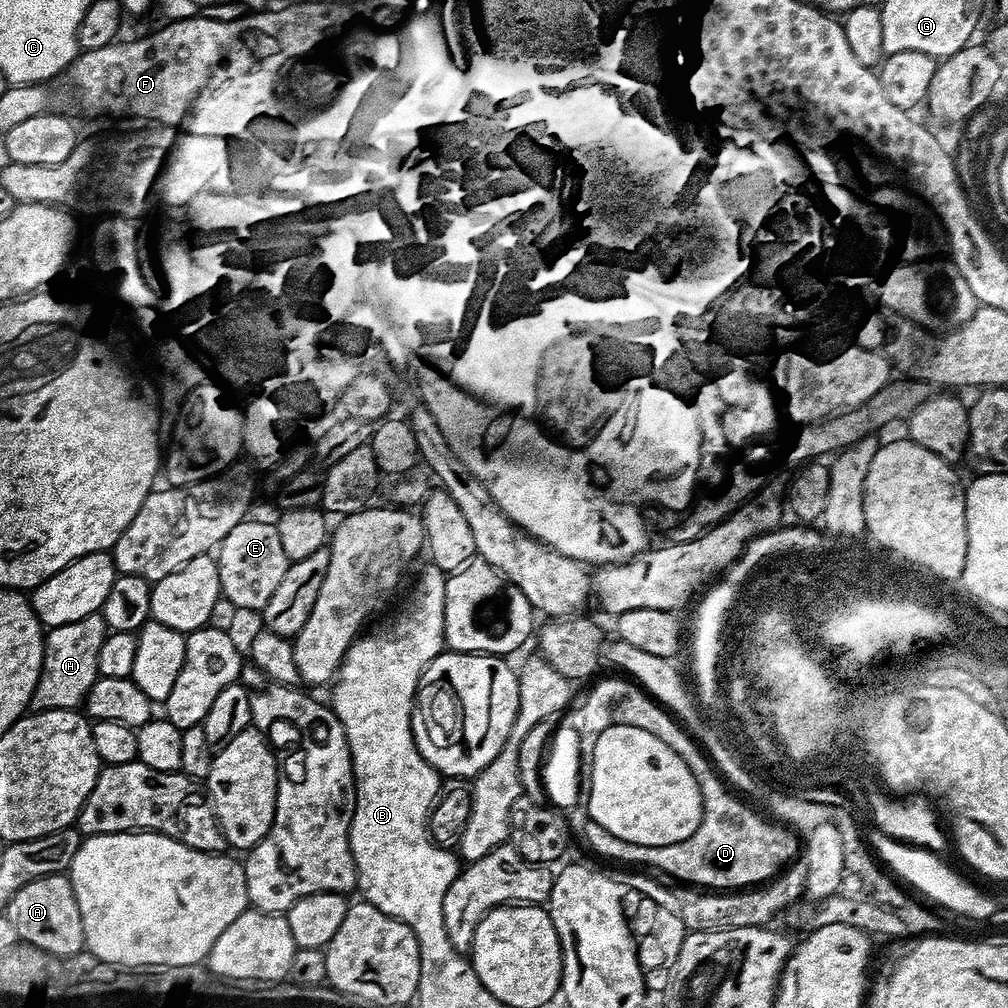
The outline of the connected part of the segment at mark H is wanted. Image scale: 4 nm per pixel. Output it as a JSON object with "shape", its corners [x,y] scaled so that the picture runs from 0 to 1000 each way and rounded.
{"shape":[[[99,607],[89,609],[85,613],[77,613],[77,617],[65,617],[65,621],[47,624],[44,632],[42,665],[34,681],[30,699],[32,706],[66,702],[75,704],[82,699],[93,677],[99,671],[97,645],[107,632],[108,626],[108,621]]]}

